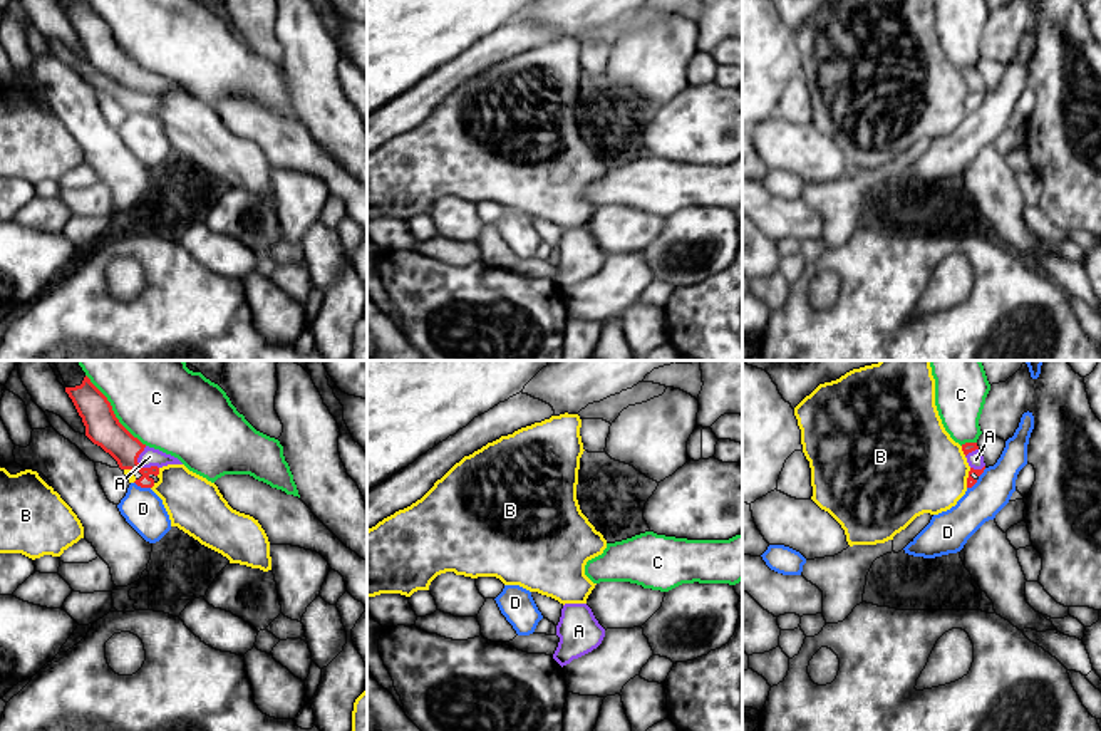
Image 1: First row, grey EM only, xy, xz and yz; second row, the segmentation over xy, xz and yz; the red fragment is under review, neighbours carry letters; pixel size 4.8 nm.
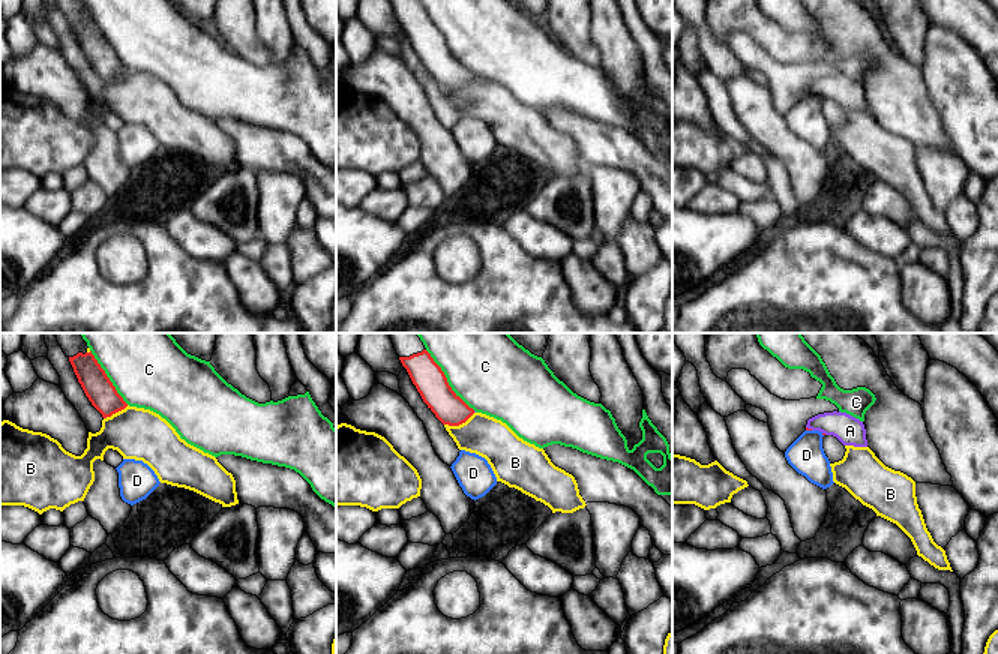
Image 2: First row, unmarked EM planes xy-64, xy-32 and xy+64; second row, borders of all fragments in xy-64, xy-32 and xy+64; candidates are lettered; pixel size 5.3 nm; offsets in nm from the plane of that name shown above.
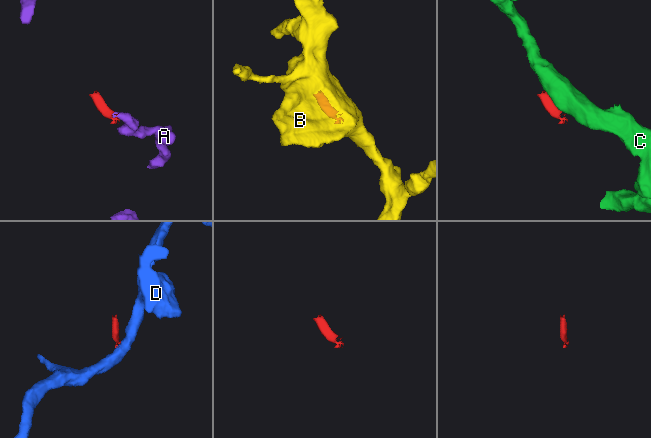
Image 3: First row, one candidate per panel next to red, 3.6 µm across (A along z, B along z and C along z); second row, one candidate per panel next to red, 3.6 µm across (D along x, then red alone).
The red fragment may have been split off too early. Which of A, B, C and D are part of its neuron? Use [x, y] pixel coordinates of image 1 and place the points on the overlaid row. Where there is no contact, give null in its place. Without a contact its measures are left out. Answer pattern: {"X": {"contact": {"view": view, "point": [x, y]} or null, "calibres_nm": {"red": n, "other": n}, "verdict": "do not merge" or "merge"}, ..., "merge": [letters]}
{"A": {"contact": {"view": "xy", "point": [138, 465]}, "calibres_nm": {"red": 170, "other": 90}, "verdict": "merge"}, "B": {"contact": {"view": "yz", "point": [967, 478]}, "calibres_nm": {"red": 50, "other": 440}, "verdict": "do not merge"}, "C": {"contact": {"view": "xy", "point": [113, 411]}, "calibres_nm": {"red": 170, "other": 440}, "verdict": "do not merge"}, "D": {"contact": {"view": "xy", "point": [143, 487]}, "calibres_nm": {"red": 150, "other": 190}, "verdict": "do not merge"}, "merge": ["A"]}

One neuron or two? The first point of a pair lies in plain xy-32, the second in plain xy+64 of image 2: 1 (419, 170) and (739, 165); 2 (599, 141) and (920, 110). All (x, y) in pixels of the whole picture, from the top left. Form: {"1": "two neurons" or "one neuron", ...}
{"1": "one neuron", "2": "one neuron"}

